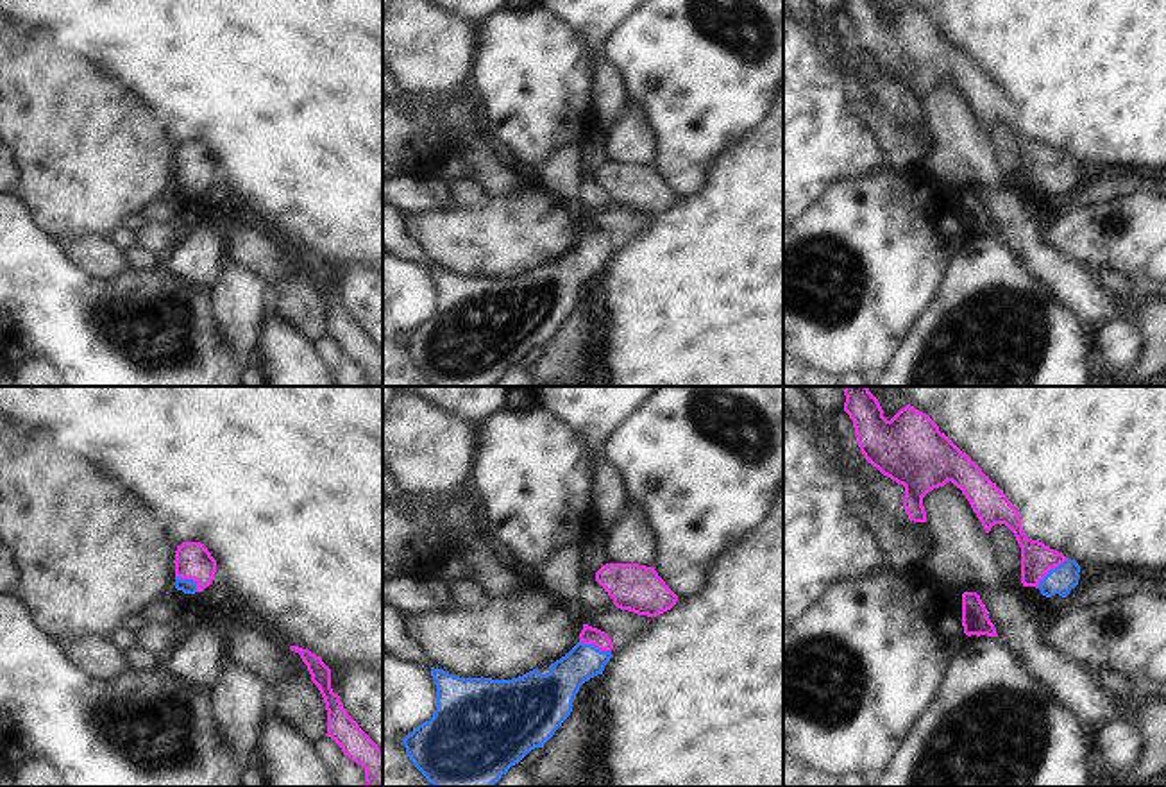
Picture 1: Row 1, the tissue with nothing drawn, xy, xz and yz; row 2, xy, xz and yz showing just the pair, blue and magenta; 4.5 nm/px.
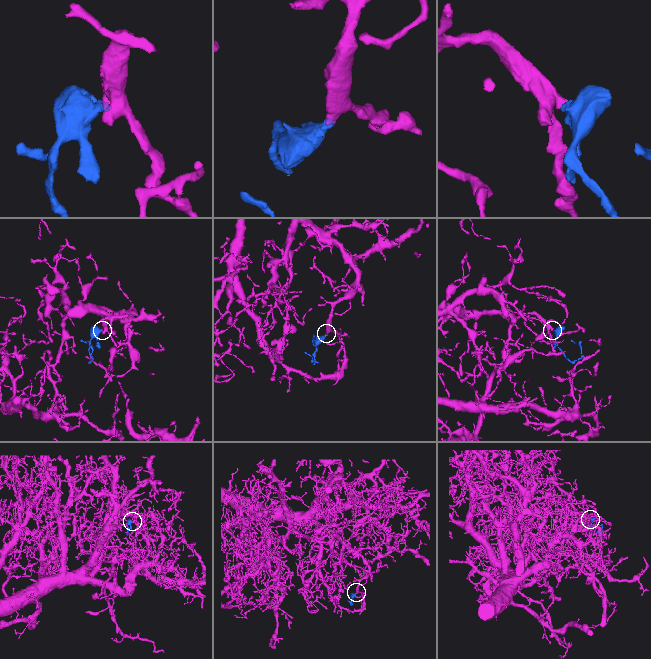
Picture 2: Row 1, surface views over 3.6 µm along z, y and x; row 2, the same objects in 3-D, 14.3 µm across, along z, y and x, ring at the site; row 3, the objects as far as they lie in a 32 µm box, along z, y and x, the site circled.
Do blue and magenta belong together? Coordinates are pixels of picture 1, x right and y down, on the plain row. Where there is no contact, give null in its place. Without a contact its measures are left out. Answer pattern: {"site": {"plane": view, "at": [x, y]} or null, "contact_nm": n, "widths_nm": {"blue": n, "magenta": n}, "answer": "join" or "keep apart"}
{"site": {"plane": "yz", "at": [1050, 170]}, "contact_nm": 190, "widths_nm": {"blue": 120, "magenta": 140}, "answer": "join"}

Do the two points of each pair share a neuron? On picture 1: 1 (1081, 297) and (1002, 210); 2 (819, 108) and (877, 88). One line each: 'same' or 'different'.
1: same
2: different

